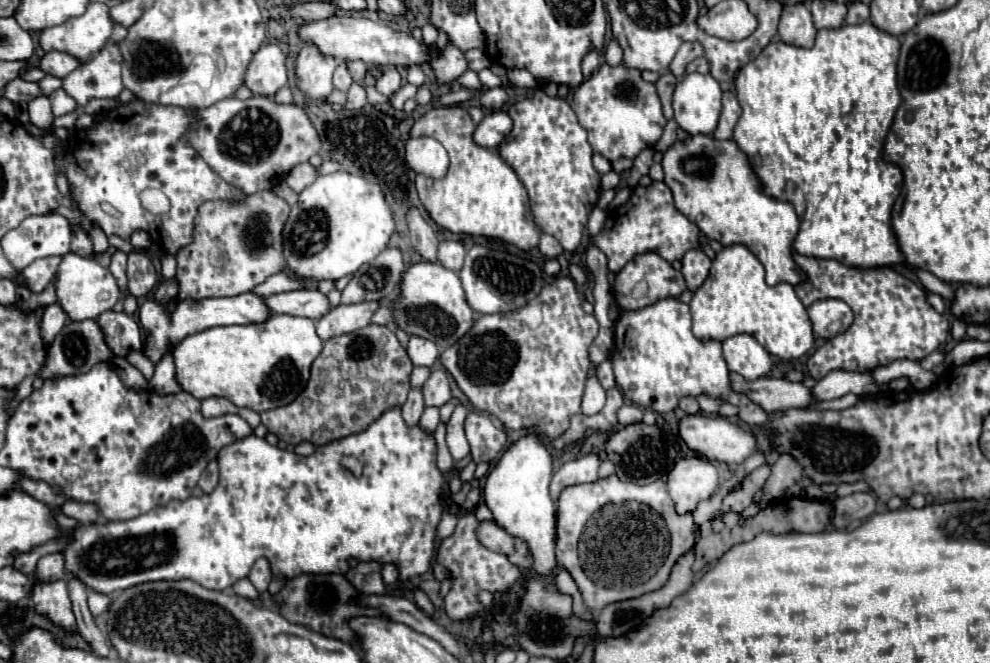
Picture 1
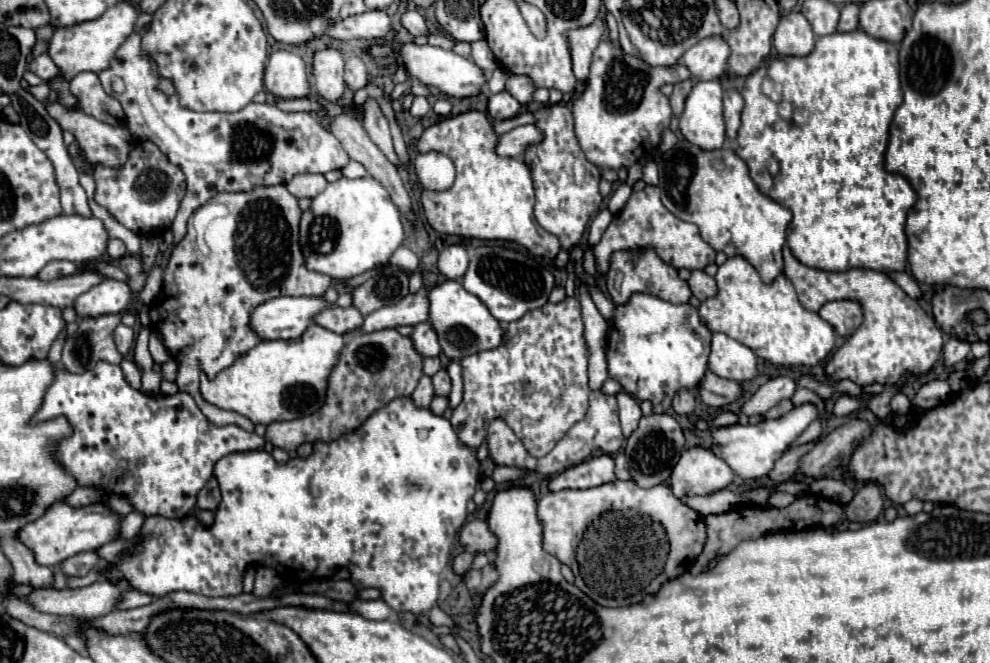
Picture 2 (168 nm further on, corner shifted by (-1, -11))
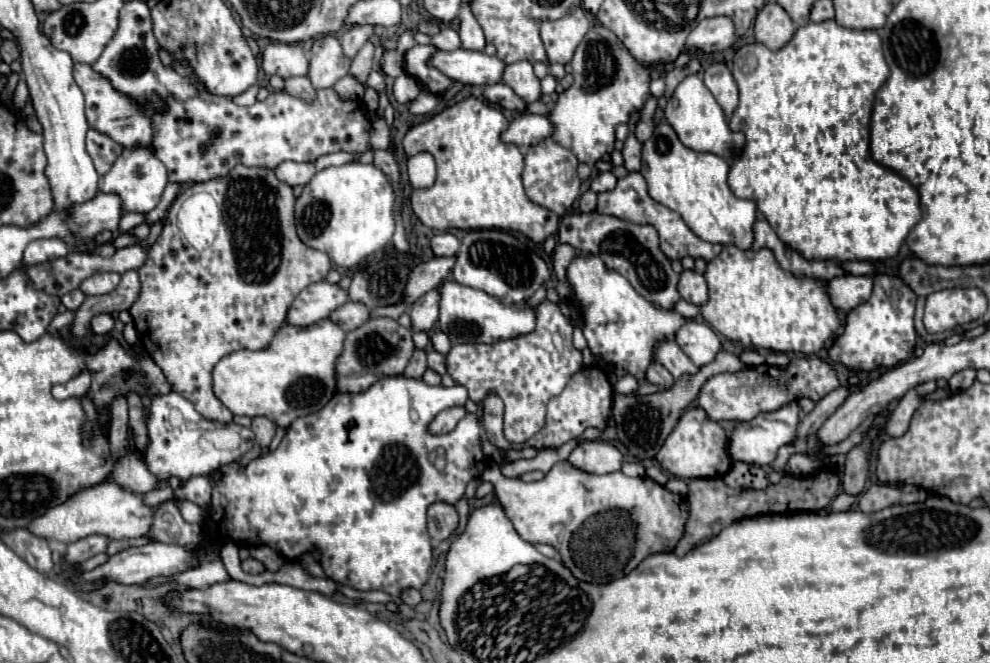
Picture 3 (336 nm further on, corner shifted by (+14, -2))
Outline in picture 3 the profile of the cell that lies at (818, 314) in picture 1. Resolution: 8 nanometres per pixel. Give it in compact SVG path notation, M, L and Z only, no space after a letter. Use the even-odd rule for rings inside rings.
M841 275L827 283L827 295L835 311L851 311L871 295L871 277Z

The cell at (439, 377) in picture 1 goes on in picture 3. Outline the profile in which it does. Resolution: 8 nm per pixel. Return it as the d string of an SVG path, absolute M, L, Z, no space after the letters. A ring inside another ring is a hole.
M437 351L427 353L427 369L433 369L439 375L445 375L445 357Z

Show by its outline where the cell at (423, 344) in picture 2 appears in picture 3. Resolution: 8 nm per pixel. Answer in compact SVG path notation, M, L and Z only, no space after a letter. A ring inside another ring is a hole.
M437 289L425 293L423 297L419 297L413 307L411 307L411 331L419 333L419 331L431 331L437 323L437 317L439 317L439 309L437 309L437 303L439 303L439 297L437 297Z

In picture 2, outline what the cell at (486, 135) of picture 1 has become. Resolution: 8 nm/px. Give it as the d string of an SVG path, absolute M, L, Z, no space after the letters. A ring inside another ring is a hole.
M526 124L526 126L518 126L506 134L500 136L498 142L498 156L510 156L510 158L520 158L528 146L540 144L544 140L544 132L534 126L534 124Z

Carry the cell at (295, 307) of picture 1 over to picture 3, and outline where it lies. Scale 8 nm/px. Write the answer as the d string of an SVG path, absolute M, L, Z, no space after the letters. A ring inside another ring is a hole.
M347 301L345 305L337 307L329 319L333 323L337 323L343 331L353 331L357 329L357 325L363 325L365 321L369 321L369 307L355 303L355 301Z

